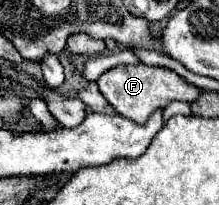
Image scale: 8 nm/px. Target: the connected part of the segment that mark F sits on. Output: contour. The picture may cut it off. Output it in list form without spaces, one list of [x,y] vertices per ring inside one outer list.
[[[144,63],[136,65],[118,65],[102,73],[96,81],[100,93],[106,97],[106,101],[116,109],[116,113],[136,121],[146,123],[148,115],[156,111],[156,107],[166,107],[170,101],[192,101],[198,95],[198,87],[184,81],[178,73],[164,67],[150,67]]]

